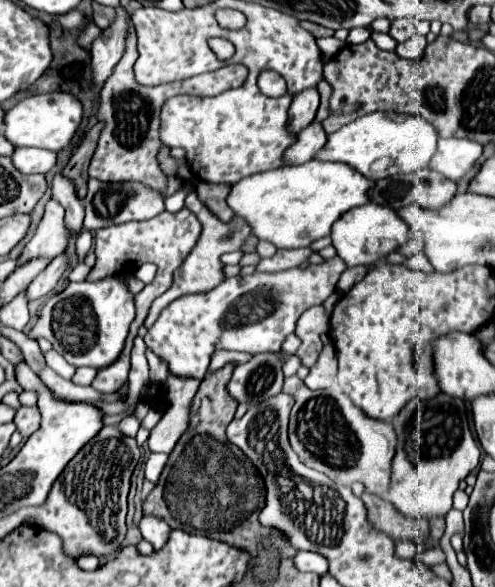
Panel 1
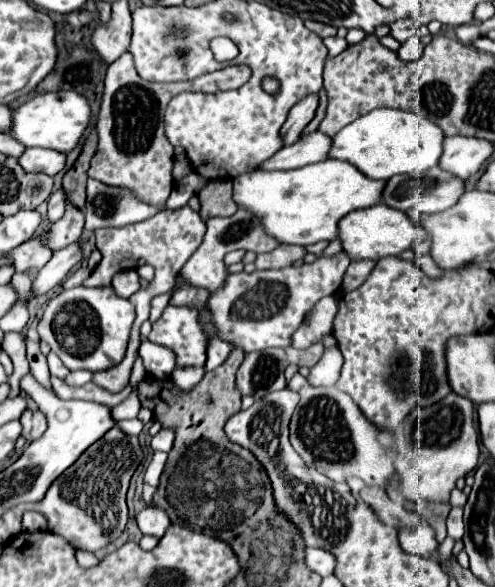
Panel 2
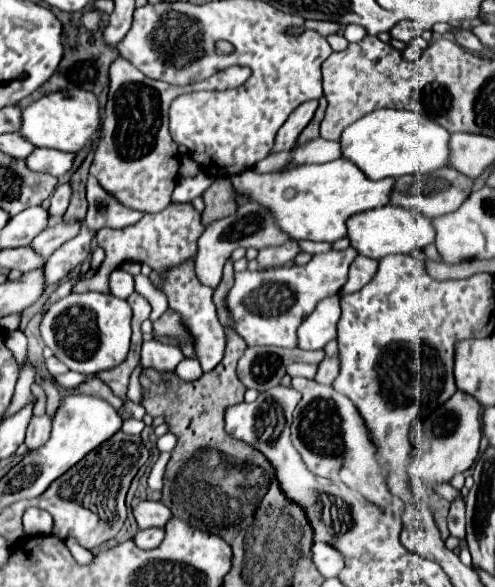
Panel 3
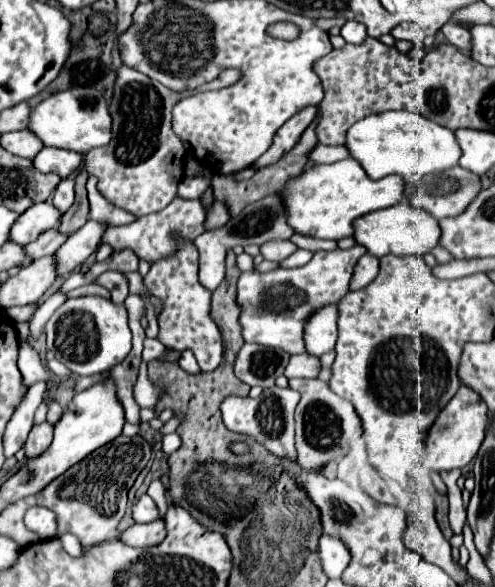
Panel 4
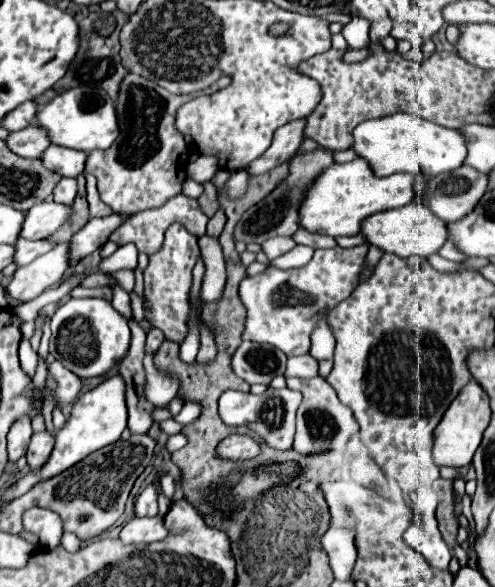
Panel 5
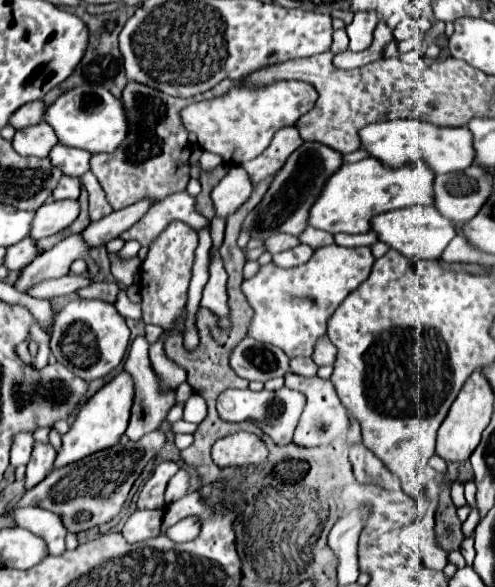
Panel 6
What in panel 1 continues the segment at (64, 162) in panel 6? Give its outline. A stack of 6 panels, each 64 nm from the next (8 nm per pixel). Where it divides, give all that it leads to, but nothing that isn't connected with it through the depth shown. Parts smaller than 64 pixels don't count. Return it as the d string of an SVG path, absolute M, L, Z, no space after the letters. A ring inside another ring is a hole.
M16 148L16 152L12 154L12 162L24 174L46 174L56 166L58 154L46 152L42 148Z

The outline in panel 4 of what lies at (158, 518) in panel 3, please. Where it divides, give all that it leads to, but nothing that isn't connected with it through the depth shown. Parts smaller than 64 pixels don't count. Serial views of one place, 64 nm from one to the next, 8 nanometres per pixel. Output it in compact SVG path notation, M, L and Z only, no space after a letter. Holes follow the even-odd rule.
M142 494L138 498L138 502L132 506L132 510L134 510L134 520L136 522L152 522L152 520L160 518L156 502L148 494Z

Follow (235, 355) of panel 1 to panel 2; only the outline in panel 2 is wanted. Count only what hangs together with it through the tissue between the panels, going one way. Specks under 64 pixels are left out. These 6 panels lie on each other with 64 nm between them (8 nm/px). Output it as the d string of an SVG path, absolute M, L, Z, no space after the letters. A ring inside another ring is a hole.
M212 336L210 344L206 344L206 364L204 370L214 370L218 368L230 354L230 344L222 340L220 336Z

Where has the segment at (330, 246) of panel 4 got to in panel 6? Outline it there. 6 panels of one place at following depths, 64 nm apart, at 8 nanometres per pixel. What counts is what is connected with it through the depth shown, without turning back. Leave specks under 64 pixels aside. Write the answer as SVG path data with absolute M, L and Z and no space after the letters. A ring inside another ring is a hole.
M306 228L300 234L300 240L302 240L302 244L308 244L310 248L320 248L320 246L326 246L326 244L334 244L332 234L316 230L316 228Z

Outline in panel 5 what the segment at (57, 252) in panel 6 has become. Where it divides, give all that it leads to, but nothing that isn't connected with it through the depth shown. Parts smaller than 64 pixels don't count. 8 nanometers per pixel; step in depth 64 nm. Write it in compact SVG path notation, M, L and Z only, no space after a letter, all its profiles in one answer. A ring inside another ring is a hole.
M62 242L54 246L50 252L38 256L38 260L34 260L32 264L18 268L6 290L14 298L28 302L42 294L44 288L58 282L68 270L68 262L70 262L70 242Z

